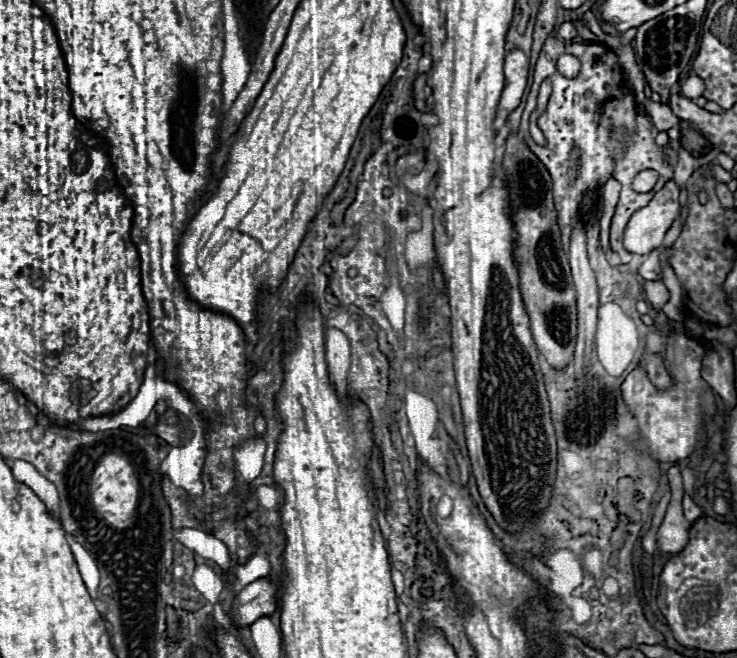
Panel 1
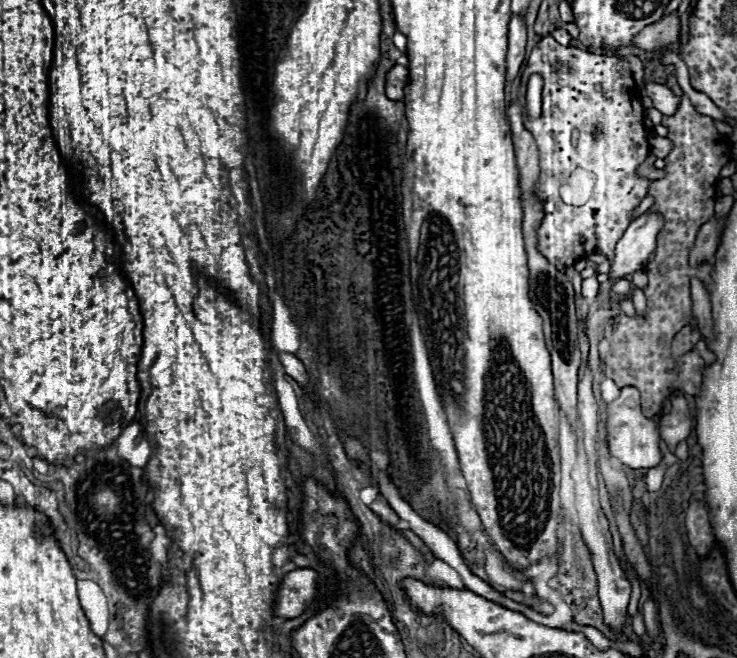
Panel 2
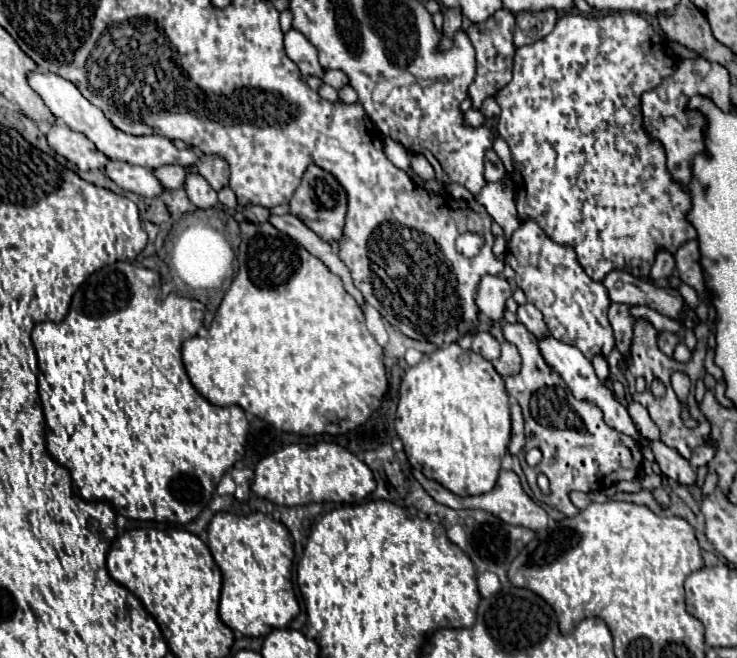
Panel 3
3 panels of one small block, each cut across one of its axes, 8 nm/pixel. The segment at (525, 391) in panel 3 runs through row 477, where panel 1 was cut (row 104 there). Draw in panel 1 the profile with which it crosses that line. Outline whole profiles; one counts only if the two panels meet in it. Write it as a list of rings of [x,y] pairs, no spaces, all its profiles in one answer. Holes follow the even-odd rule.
[[[554,36],[546,38],[542,52],[536,60],[532,88],[530,88],[530,94],[526,100],[522,122],[520,122],[520,136],[526,140],[530,150],[544,162],[544,166],[548,168],[548,172],[552,176],[556,222],[562,232],[562,250],[564,252],[568,252],[568,248],[570,248],[570,234],[574,230],[576,218],[580,216],[584,220],[584,212],[582,212],[584,198],[592,196],[610,178],[616,178],[622,184],[622,192],[620,192],[620,204],[612,218],[610,246],[612,246],[612,252],[620,256],[620,262],[628,264],[632,254],[628,254],[622,246],[624,226],[628,224],[628,218],[636,210],[644,208],[652,200],[652,196],[672,178],[672,170],[674,170],[672,164],[676,164],[676,160],[678,160],[676,152],[670,148],[658,148],[654,144],[658,130],[650,124],[648,116],[636,114],[634,108],[636,108],[636,100],[624,82],[624,74],[618,64],[618,56],[610,48],[606,48],[602,44],[564,44],[562,40],[558,40]],[[560,54],[574,54],[576,58],[580,58],[580,62],[582,62],[580,82],[566,82],[566,78],[558,74],[556,60]],[[546,78],[552,78],[552,96],[548,100],[546,112],[540,114],[540,118],[538,118],[538,128],[542,130],[542,134],[546,138],[546,146],[536,146],[536,142],[530,138],[530,132],[528,132],[528,118],[536,106],[538,88],[540,88],[542,80],[546,80]],[[624,130],[634,130],[628,144],[620,142]],[[574,148],[578,148],[578,172],[572,172],[570,154]],[[646,168],[656,170],[660,174],[660,178],[658,178],[658,184],[650,192],[638,194],[630,188],[630,184],[632,184],[632,178],[640,170],[646,170]]]

